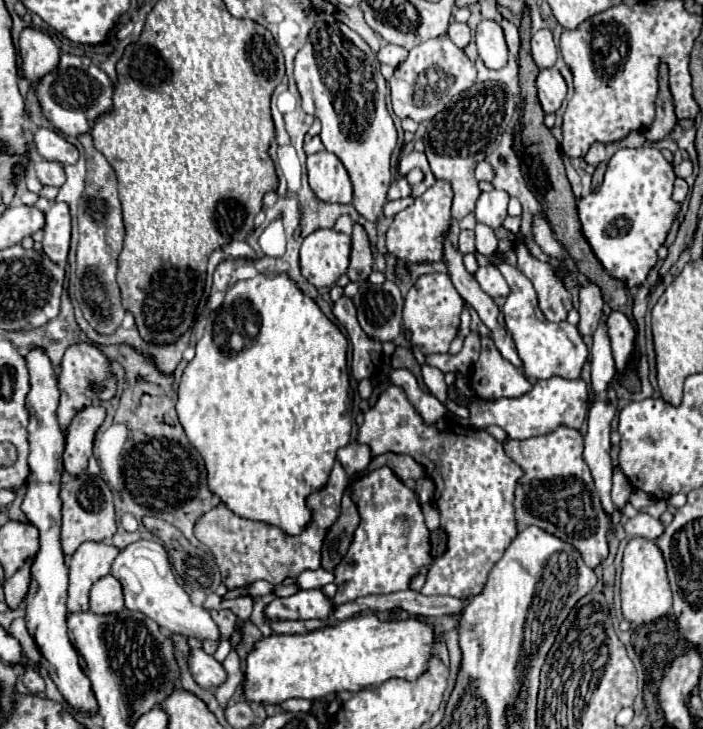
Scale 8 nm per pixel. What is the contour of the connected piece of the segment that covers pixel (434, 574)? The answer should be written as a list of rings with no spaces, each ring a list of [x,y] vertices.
[[[389,385],[365,413],[357,441],[369,445],[371,457],[383,453],[411,455],[435,485],[433,503],[441,513],[447,549],[429,567],[421,593],[467,599],[479,595],[493,563],[501,559],[505,547],[517,535],[513,493],[525,471],[485,429],[463,429],[445,417],[427,425],[399,385]]]

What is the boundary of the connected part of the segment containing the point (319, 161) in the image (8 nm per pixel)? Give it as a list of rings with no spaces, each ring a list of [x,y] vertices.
[[[329,151],[307,155],[307,173],[313,193],[325,203],[351,203],[353,187],[345,167]]]

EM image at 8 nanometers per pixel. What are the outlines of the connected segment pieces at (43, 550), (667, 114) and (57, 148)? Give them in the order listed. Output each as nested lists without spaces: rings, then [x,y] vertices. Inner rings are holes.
[[[29,351],[27,353],[27,367],[31,375],[31,391],[27,395],[27,407],[29,407],[29,483],[27,483],[27,495],[23,499],[23,513],[27,515],[29,523],[37,527],[39,531],[39,551],[31,565],[31,583],[25,597],[25,609],[27,609],[27,629],[31,637],[35,639],[43,665],[49,673],[49,677],[55,681],[57,689],[65,697],[65,701],[79,709],[79,711],[97,711],[97,701],[91,691],[91,683],[87,675],[79,667],[79,655],[75,647],[69,641],[67,631],[67,575],[69,567],[65,563],[65,555],[61,549],[61,475],[63,475],[63,451],[65,451],[65,435],[57,423],[57,403],[59,403],[59,391],[57,391],[57,375],[51,367],[49,357],[43,351]]]
[[[665,65],[659,67],[659,83],[661,83],[661,91],[659,91],[659,97],[657,97],[657,103],[655,103],[657,105],[657,117],[655,117],[653,125],[645,131],[645,137],[651,143],[669,137],[669,133],[677,125],[671,95],[669,95],[669,89],[667,89],[667,67]]]
[[[37,129],[33,135],[33,143],[43,159],[57,161],[61,165],[73,165],[79,159],[77,147],[53,129]]]

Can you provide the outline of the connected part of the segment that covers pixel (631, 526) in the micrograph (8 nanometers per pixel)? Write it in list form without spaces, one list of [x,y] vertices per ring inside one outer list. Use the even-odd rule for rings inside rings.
[[[639,513],[633,519],[627,519],[623,525],[627,537],[647,537],[647,539],[657,539],[663,531],[665,525],[661,523],[659,517],[651,517],[647,513]]]

